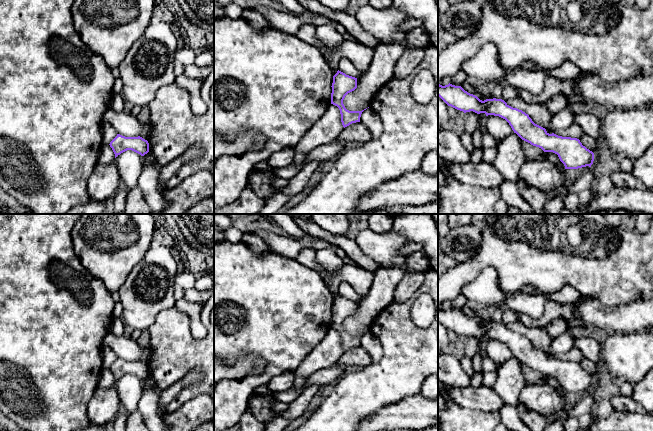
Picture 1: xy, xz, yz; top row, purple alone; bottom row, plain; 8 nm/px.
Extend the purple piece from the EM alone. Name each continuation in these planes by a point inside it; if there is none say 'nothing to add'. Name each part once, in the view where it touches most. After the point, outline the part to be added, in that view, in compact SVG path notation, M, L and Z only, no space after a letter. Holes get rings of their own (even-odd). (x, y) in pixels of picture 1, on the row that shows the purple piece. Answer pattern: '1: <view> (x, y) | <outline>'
nothing to add

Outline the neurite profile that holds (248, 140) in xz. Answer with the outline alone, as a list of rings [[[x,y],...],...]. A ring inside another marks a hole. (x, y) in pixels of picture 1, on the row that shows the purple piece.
[[[254,130],[239,133],[233,141],[227,141],[223,135],[214,131],[214,162],[222,154],[241,155],[249,150],[259,150],[265,141],[265,137]]]

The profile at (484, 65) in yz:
[[[494,43],[482,45],[473,57],[464,61],[462,70],[467,76],[475,77],[483,83],[505,82],[506,74],[510,71],[510,69],[501,66]]]

